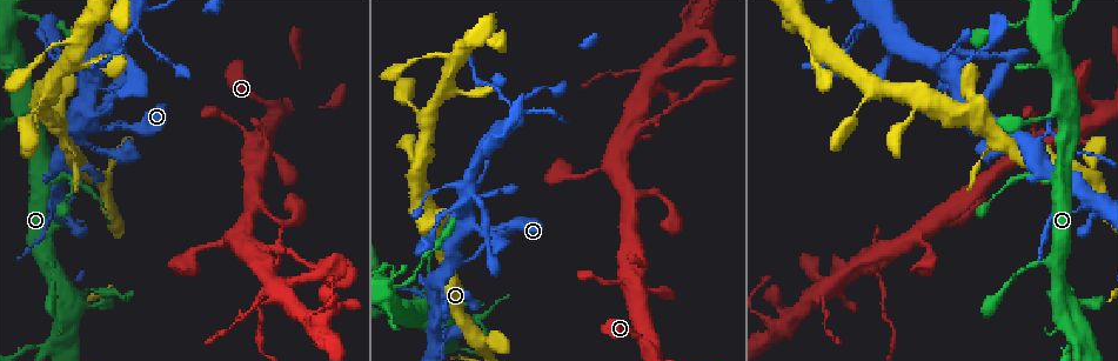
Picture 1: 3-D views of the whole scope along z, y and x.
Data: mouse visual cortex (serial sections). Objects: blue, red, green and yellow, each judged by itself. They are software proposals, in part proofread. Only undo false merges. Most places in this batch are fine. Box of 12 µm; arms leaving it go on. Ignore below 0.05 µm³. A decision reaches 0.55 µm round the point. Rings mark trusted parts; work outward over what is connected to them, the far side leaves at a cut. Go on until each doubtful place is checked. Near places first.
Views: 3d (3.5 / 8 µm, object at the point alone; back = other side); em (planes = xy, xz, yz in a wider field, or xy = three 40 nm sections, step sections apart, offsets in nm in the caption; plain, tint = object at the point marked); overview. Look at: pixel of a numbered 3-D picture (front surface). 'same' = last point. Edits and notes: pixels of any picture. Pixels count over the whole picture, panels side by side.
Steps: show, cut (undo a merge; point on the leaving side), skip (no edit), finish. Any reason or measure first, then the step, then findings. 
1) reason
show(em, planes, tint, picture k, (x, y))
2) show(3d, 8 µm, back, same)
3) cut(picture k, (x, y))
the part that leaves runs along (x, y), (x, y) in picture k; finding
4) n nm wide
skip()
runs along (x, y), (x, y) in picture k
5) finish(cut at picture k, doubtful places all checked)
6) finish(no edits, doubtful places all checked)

a narrow waist
show(3d, 8 µm, picture 1, (284, 249))

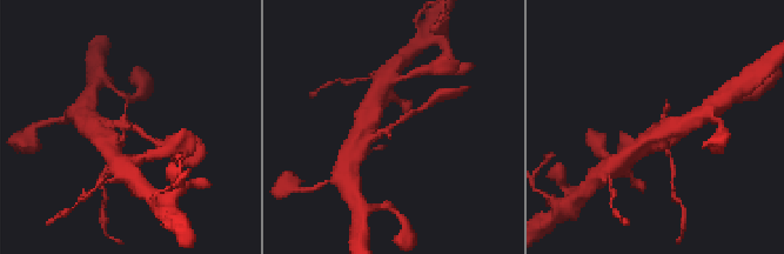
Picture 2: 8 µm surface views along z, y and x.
show(em, planes, tint, picture 2, (395, 123))

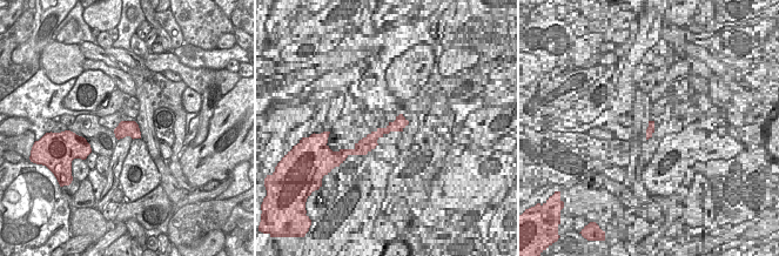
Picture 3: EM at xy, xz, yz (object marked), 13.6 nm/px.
skip()
one cell here

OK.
thin neck
show(3d, 3.5 µm, back, picture 1, (95, 120))

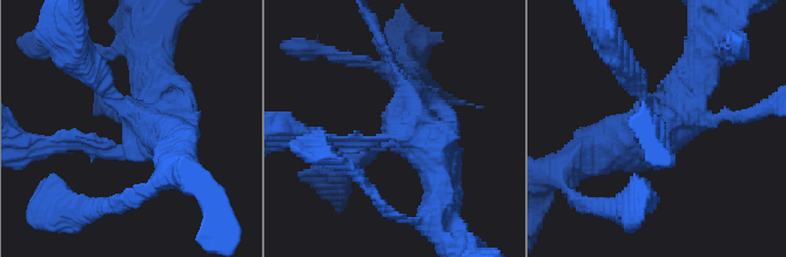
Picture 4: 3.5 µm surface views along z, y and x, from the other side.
show(em, xy, step 1, tint, picture 4, (400, 131))

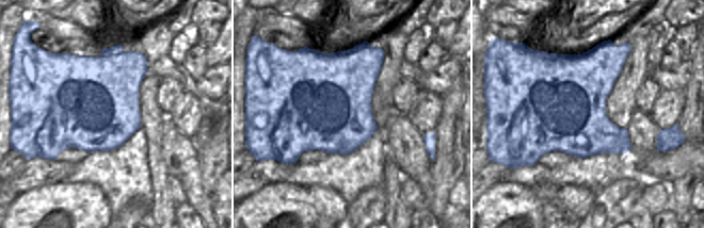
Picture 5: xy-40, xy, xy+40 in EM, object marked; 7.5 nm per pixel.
skip()
runs along (643, 141), (652, 148), (703, 59) in picture 4; continuous, no second cell

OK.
show(3d, 3.5 µm, picture 1, (443, 293))

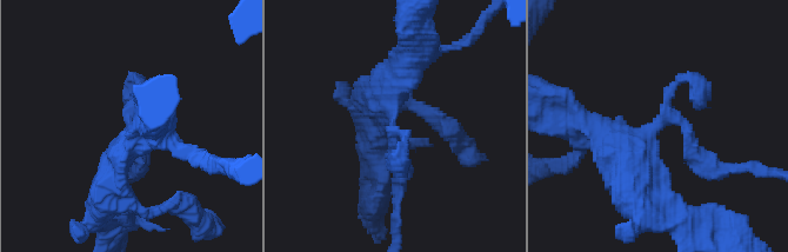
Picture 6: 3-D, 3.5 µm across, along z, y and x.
skip()
runs along (598, 131), (619, 148), (669, 115), (706, 163) in picture 6; all the same cell

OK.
finish(no edits, doubtful places all checked)

